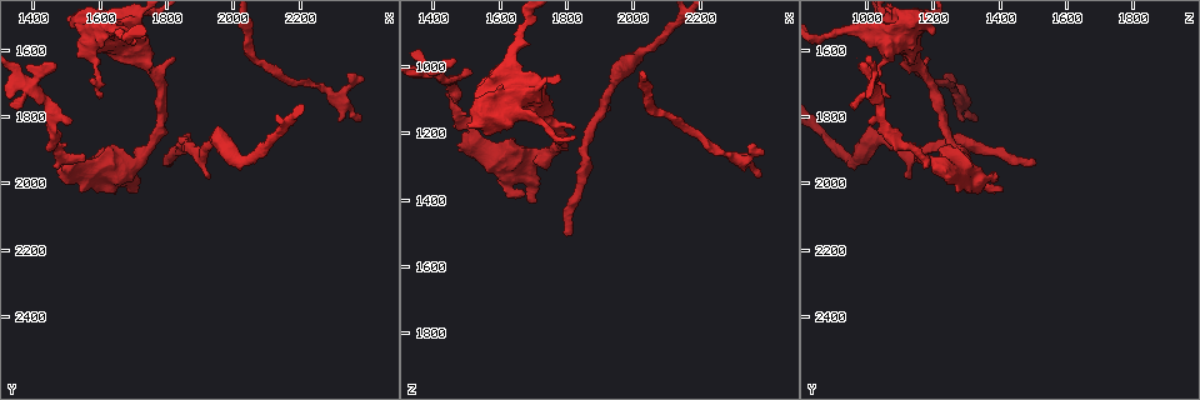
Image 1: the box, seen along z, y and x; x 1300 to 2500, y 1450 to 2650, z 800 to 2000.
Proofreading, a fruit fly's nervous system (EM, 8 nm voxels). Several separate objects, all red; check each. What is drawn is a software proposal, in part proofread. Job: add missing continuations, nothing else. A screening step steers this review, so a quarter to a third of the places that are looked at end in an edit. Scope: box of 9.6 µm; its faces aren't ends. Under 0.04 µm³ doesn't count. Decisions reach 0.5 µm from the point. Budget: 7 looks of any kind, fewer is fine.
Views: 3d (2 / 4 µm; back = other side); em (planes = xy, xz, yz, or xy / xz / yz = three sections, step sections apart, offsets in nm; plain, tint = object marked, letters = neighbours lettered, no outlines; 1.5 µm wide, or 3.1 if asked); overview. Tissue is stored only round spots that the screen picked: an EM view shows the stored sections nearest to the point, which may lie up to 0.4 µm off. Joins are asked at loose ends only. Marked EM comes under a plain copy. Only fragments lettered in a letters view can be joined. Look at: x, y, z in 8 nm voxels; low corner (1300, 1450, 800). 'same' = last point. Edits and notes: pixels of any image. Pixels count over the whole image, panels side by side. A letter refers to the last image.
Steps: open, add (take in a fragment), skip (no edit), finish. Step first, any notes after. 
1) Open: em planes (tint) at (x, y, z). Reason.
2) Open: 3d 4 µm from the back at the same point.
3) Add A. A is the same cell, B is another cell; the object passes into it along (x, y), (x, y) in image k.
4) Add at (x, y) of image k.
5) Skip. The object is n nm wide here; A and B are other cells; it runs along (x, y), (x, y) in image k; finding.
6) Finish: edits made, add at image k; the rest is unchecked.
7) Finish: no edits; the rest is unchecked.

Open: em planes (letters) at (1810, 1930, 1500).

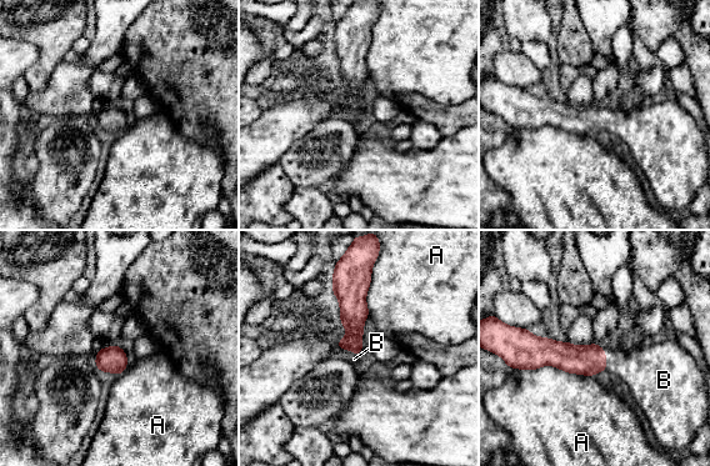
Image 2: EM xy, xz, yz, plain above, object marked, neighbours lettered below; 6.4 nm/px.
Add B. B is the same cell, A is another cell; the object passes into it along (589, 360), (605, 359), (641, 370) in image 2; it goes on there.

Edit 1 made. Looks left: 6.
Open: em 3.1 µm xz step 16 (letters) at (2360, 1670, 1250). Free end.

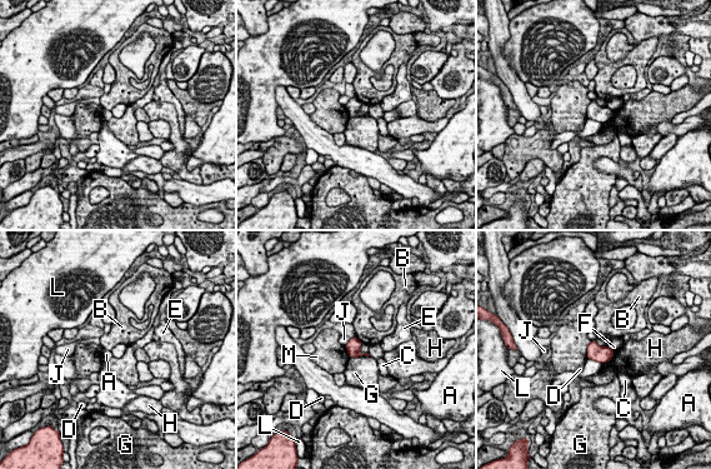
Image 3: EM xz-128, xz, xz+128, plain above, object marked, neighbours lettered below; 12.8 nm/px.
Open: em 3.1 µm planes (letters) at the same point. Cut it another way.

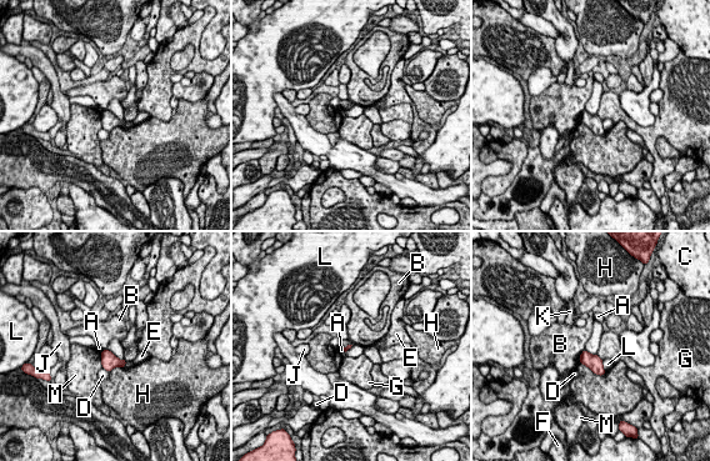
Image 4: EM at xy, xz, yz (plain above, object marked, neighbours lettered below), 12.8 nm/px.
Skip. A, B, C, D, E, F, G, H, J, K, L and M are other cells; none of them fits.

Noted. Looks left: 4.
Open: em planes (letters) at (1510, 1810, 1010). An open end.

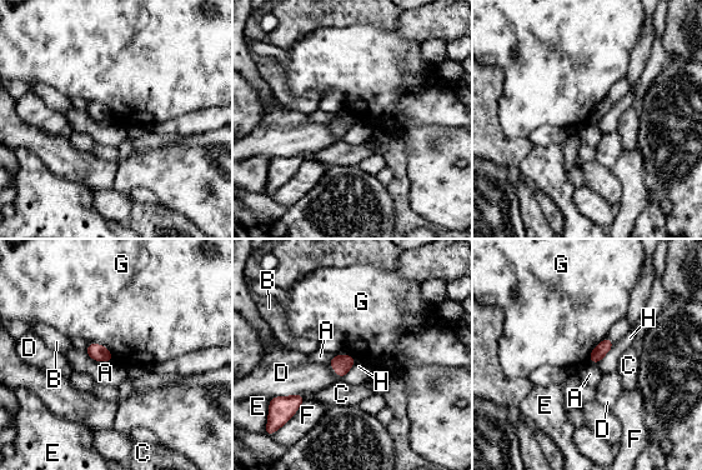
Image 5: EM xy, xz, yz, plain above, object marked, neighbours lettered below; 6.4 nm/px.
Skip. A, B, C, D, E, F, G and H are other cells; no lettered fragment goes on from it.

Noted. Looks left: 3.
Finish: edits made, add at image 2; the rest is unchecked.

